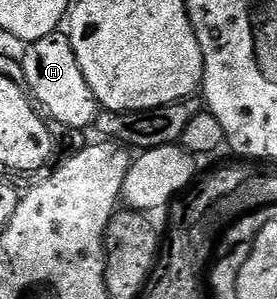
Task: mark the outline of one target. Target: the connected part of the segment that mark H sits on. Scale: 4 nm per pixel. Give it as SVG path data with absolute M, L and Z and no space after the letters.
M57 30L46 38L27 45L23 50L24 83L35 103L45 113L48 111L53 116L51 119L57 124L81 130L91 129L96 122L98 105L82 74L82 66L78 66L78 58L68 35Z

